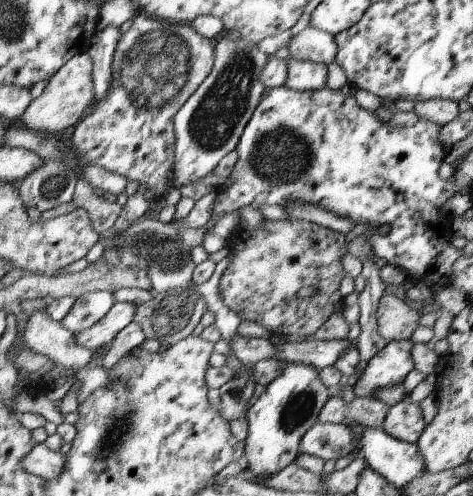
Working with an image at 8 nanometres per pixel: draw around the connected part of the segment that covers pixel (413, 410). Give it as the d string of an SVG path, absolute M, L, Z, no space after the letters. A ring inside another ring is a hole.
M403 400L395 406L389 406L381 430L393 436L395 440L401 440L405 444L415 444L425 430L419 404Z

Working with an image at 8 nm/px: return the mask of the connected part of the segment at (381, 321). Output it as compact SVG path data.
M383 294L377 308L377 324L379 336L387 342L401 342L409 340L413 330L419 326L417 320L421 314L417 312L419 306L409 304L407 300L399 300L395 296Z

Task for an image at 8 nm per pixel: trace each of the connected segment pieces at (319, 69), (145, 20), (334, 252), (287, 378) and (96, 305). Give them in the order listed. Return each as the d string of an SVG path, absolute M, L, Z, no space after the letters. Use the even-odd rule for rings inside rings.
M287 58L285 62L287 62L287 78L283 86L295 92L315 92L325 88L327 84L325 64L315 64L307 60L295 60L295 58Z
M137 12L131 20L131 28L121 34L111 60L111 86L105 100L97 102L93 112L79 120L69 130L69 140L73 150L87 164L101 166L113 174L125 176L129 182L135 180L139 190L145 192L153 188L155 194L169 190L169 178L173 178L173 158L175 158L175 130L173 116L185 104L189 96L201 86L209 76L215 62L215 48L209 38L199 36L191 24L169 24L159 22L143 12Z
M285 218L285 220L265 220L259 224L259 228L249 228L245 222L241 222L233 234L229 236L229 266L223 270L219 278L219 294L223 304L233 310L241 322L243 320L255 320L257 324L265 326L267 330L279 334L279 336L307 336L311 338L337 310L343 312L343 296L339 294L339 282L343 282L343 268L341 268L341 256L347 254L347 238L341 232L323 228L313 222ZM315 286L317 292L313 298L301 300L297 298L297 292L301 288Z
M285 364L283 372L265 388L265 392L245 414L245 458L247 470L255 474L255 480L275 476L285 466L295 462L299 454L299 442L305 432L317 422L319 410L323 408L327 398L327 388L321 384L315 368L305 364Z
M93 292L83 294L75 300L67 316L61 320L61 326L69 330L71 334L79 334L83 330L89 330L93 324L97 324L115 304L115 298L111 292Z

